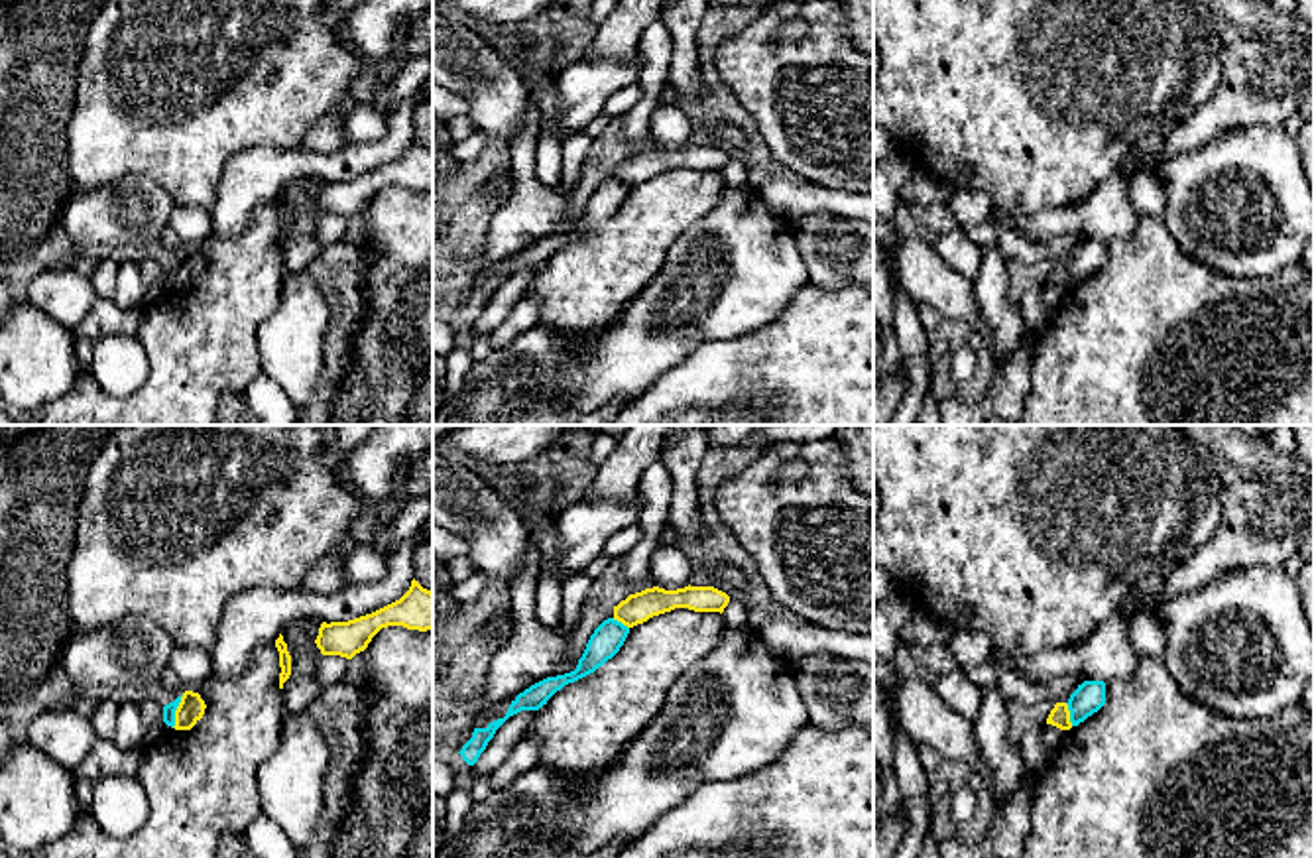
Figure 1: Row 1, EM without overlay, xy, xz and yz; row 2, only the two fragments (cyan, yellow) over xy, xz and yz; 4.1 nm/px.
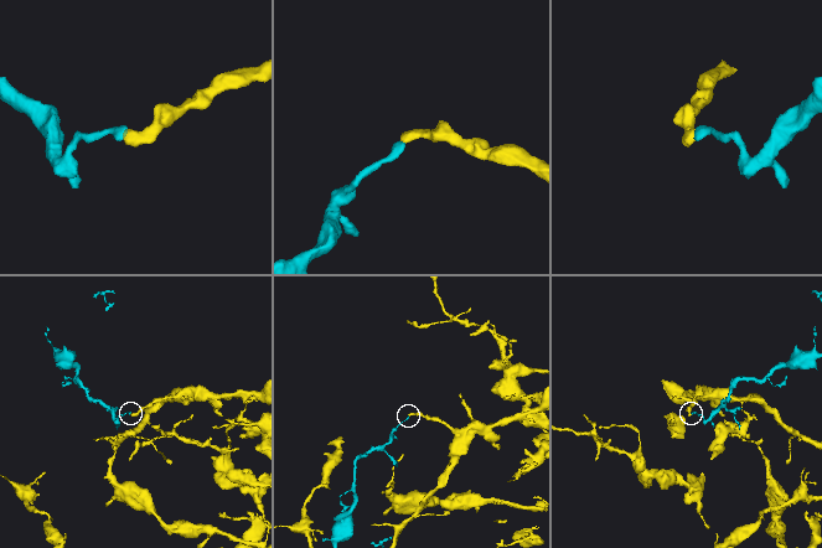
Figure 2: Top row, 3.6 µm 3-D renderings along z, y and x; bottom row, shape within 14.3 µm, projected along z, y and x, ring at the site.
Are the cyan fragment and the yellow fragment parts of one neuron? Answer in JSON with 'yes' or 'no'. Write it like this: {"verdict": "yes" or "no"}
{"verdict": "no"}

